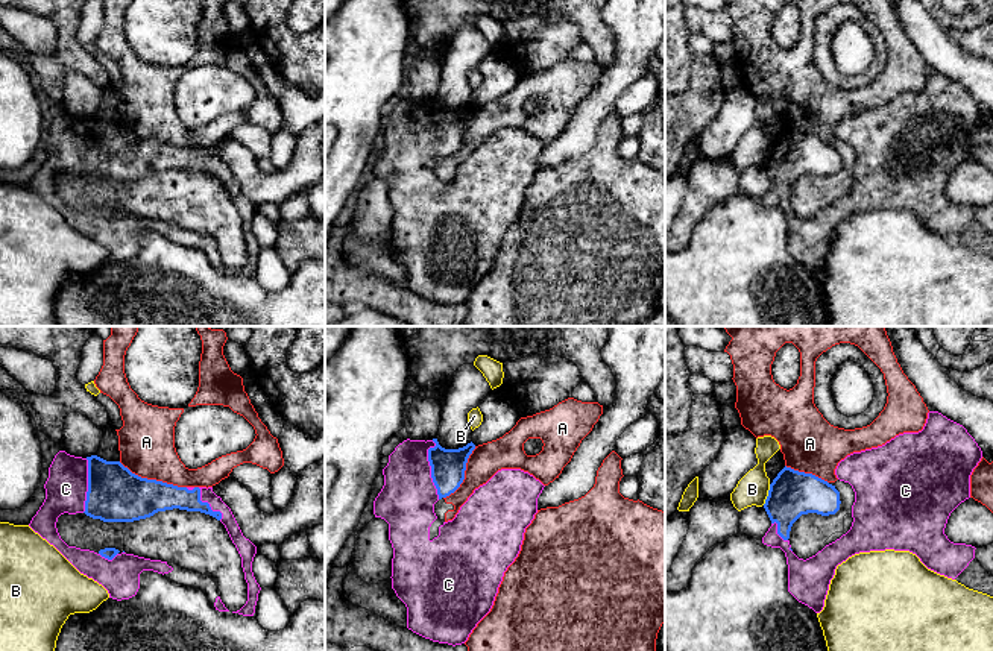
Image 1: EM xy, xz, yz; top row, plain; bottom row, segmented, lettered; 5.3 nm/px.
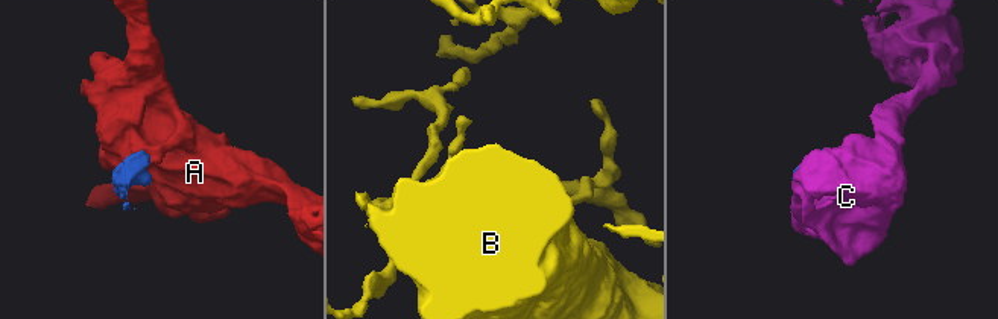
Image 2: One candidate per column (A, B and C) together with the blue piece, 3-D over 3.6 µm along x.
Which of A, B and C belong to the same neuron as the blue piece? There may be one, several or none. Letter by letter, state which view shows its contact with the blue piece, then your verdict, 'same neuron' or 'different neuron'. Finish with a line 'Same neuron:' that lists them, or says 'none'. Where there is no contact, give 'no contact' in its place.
A: xy | different neuron
B: yz | different neuron
C: xz | same neuron
Same neuron: C

